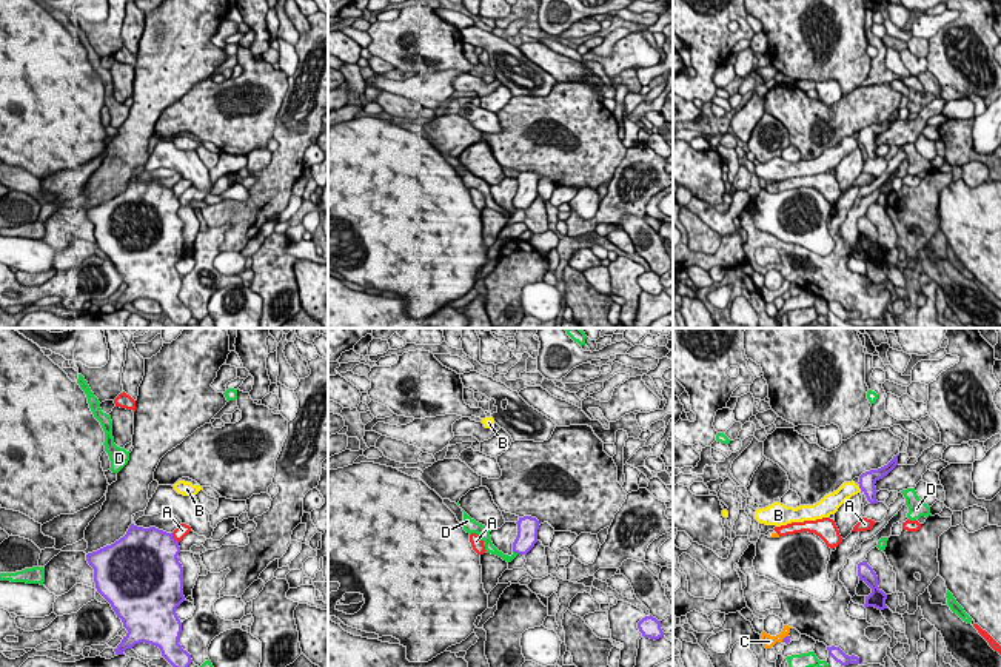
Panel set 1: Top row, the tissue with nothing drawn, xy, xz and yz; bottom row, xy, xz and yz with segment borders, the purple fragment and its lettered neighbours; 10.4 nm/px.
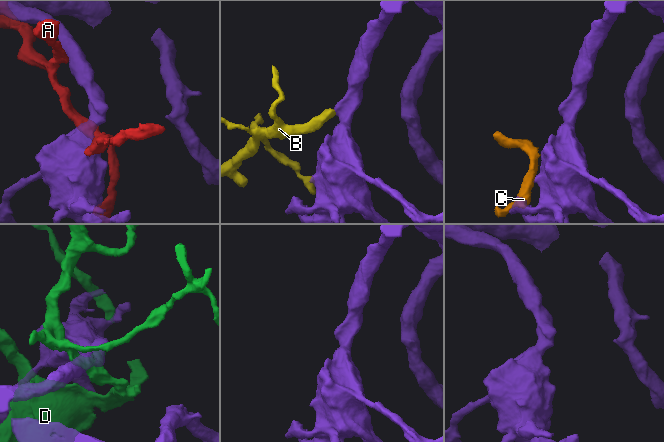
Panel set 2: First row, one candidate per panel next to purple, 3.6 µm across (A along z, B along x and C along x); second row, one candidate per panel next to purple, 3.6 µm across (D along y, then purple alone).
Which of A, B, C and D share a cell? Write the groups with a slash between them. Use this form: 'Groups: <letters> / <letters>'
Groups: A C / B / D

